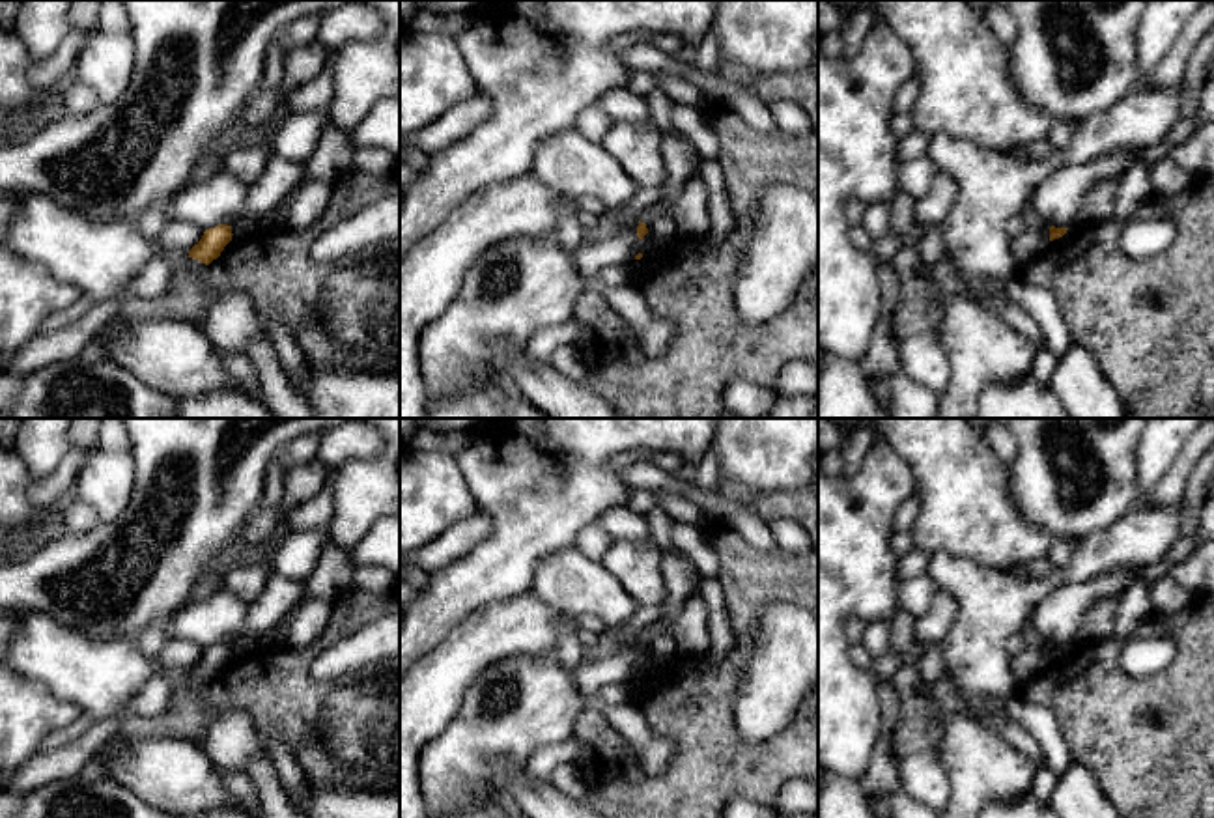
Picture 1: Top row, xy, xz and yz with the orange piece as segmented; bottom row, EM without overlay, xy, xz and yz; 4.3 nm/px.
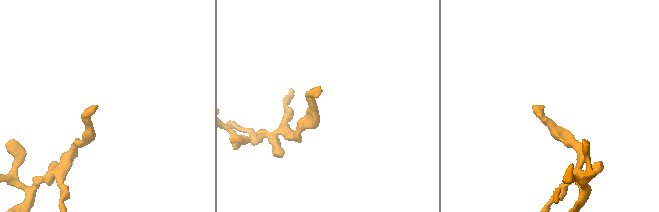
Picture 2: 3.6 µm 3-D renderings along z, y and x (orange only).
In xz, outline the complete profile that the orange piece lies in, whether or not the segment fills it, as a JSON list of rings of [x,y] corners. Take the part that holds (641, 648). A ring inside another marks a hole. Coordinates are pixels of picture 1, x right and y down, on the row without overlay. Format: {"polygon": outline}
{"polygon": [[[695,592],[682,611],[669,622],[656,622],[641,631],[637,656],[648,652],[648,642],[661,633],[671,633],[678,642],[678,652],[687,656],[702,656],[710,648],[708,611],[699,592]]]}

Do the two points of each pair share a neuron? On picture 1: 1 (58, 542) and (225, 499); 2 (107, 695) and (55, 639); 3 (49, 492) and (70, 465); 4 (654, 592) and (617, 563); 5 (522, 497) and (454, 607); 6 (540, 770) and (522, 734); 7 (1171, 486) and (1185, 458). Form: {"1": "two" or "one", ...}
{"1": "one", "2": "one", "3": "one", "4": "one", "5": "one", "6": "two", "7": "one"}

